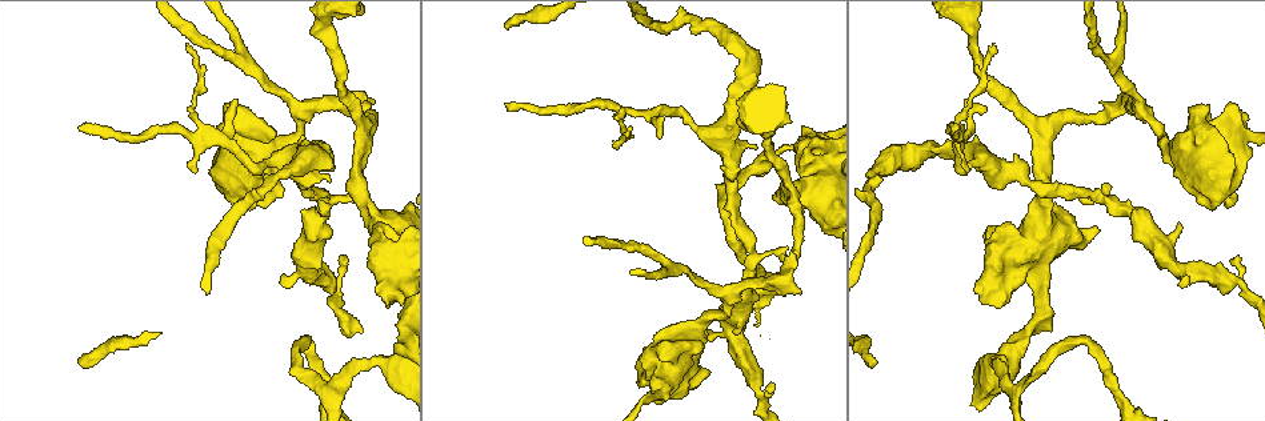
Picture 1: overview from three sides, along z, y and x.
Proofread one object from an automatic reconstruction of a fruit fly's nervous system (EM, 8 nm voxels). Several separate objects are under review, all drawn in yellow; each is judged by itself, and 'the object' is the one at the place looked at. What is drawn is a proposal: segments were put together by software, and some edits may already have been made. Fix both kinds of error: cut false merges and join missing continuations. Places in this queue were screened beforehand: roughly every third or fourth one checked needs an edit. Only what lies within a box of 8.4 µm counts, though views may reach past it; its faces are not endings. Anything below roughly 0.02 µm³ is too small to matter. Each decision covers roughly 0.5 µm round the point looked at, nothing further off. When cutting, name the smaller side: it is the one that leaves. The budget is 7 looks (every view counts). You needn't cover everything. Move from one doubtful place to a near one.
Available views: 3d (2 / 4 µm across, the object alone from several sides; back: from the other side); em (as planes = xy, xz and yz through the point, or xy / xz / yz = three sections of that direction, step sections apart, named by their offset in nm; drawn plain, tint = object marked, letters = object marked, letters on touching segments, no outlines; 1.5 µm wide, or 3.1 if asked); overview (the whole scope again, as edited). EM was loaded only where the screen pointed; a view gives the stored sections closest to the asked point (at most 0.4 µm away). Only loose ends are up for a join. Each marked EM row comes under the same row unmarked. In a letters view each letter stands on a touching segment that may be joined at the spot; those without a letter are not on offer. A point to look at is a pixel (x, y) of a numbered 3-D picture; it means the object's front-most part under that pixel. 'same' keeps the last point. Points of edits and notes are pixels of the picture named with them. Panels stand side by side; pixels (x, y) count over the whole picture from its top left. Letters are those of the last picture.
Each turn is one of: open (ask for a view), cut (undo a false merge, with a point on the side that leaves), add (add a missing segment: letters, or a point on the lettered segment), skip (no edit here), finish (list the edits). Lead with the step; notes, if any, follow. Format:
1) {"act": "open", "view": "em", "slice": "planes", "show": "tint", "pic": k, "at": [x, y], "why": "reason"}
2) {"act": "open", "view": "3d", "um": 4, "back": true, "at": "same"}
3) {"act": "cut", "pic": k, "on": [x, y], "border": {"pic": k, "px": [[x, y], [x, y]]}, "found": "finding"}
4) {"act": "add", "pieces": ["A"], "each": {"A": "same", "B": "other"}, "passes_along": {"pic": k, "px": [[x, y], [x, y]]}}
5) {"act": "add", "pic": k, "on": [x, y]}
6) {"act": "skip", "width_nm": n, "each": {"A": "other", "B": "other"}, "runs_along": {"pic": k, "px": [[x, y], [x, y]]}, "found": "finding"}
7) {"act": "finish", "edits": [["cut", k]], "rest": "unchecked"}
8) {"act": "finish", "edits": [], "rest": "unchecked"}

{"act": "open", "view": "em", "slice": "xy", "step": 4, "show": "letters", "pic": 1, "at": [966, 169], "why": "free end"}

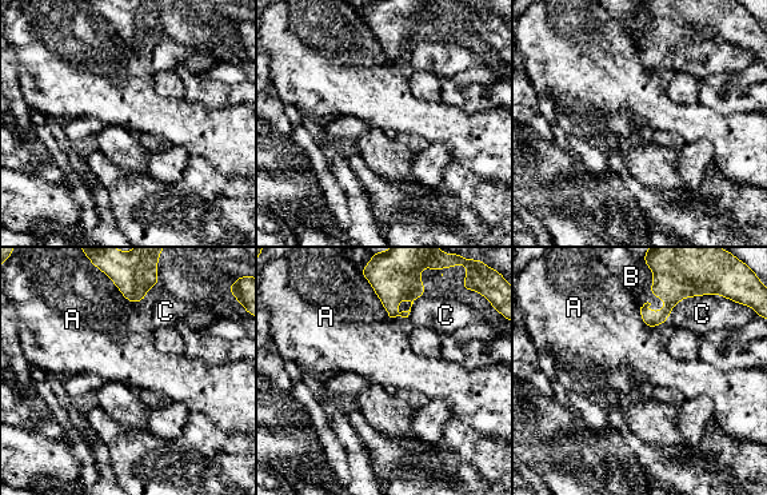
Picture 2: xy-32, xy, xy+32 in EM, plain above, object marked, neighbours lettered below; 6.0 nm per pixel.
{"act": "skip", "each": {"A": "other", "B": "other", "C": "other"}, "border": {"pic": 2, "px": [[644, 303], [640, 307]]}, "found": "no lettered segment goes on from it"}

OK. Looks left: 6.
{"act": "open", "view": "em", "slice": "xz", "step": 8, "show": "tint", "pic": 1, "at": [711, 339], "why": "free end"}

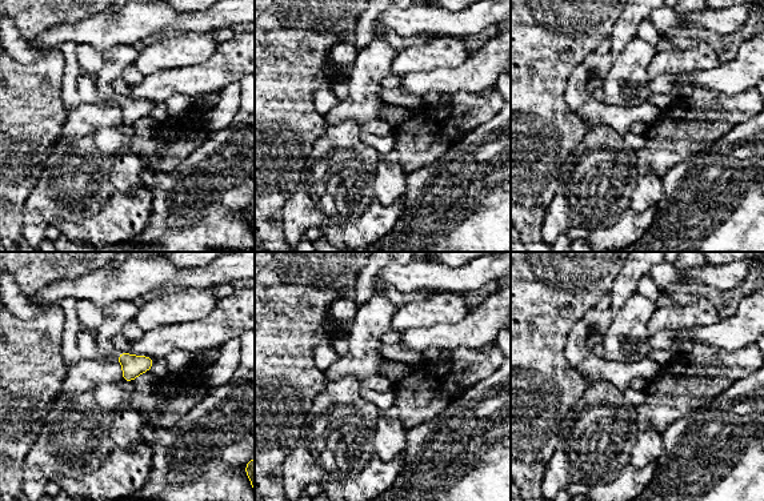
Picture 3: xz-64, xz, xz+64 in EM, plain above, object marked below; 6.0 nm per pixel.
{"act": "open", "view": "em", "slice": "yz", "step": 8, "show": "letters", "at": "same", "why": "cut it another way"}

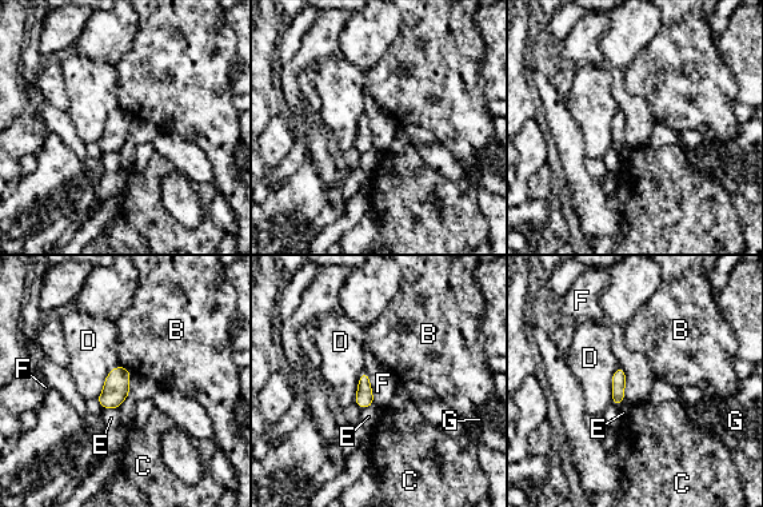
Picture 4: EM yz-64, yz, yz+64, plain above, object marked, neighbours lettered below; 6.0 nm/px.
{"act": "skip", "each": {"B": "other", "C": "other", "D": "other", "E": "other", "F": "other", "G": "other"}, "border": {"pic": 4, "px": [[364, 371], [368, 375], [375, 403]]}, "found": "none of them fits"}

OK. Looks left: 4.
{"act": "open", "view": "3d", "um": 2, "pic": 1, "at": [373, 363], "why": "calibre changes"}

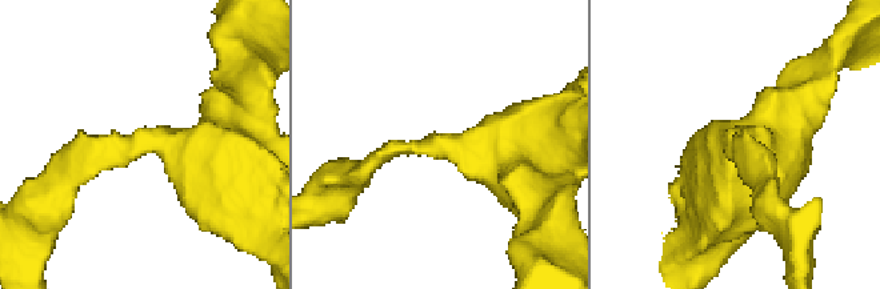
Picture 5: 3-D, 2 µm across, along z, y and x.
{"act": "open", "view": "em", "slice": "planes", "show": "tint", "pic": 5, "at": [143, 141], "arm_widths_nm": [200, 300], "why": "need the tissue"}

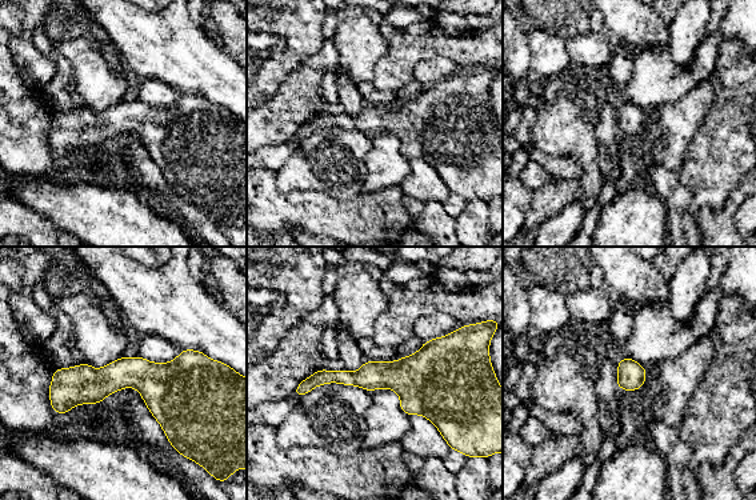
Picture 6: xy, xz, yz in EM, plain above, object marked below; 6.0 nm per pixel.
{"act": "open", "view": "em", "slice": "planes", "show": "letters", "at": "same"}

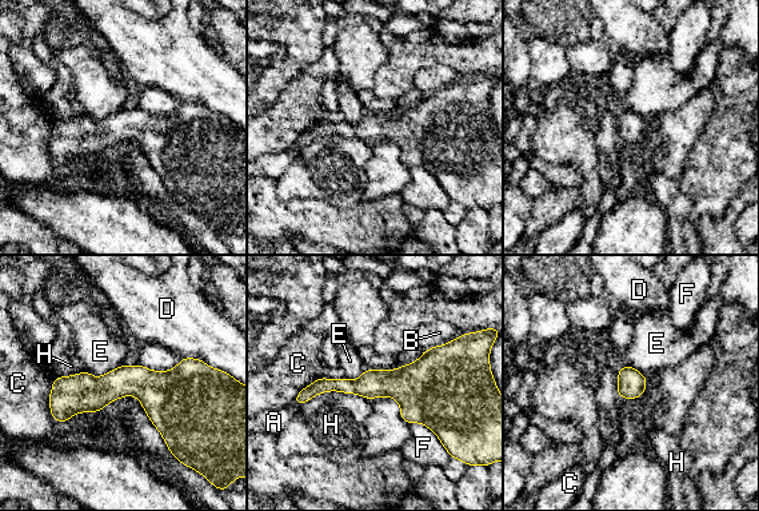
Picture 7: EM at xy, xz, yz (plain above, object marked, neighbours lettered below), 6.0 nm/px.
{"act": "skip", "width_nm": 170, "each": {"A": "other", "B": "other", "C": "other", "D": "other", "E": "other", "F": "other", "H": "other"}, "border": {"pic": 7, "px": [[122, 364], [99, 376], [86, 370]]}, "found": "all the same neuron"}

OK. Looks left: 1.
{"act": "finish", "edits": [], "rest": "unchecked"}

